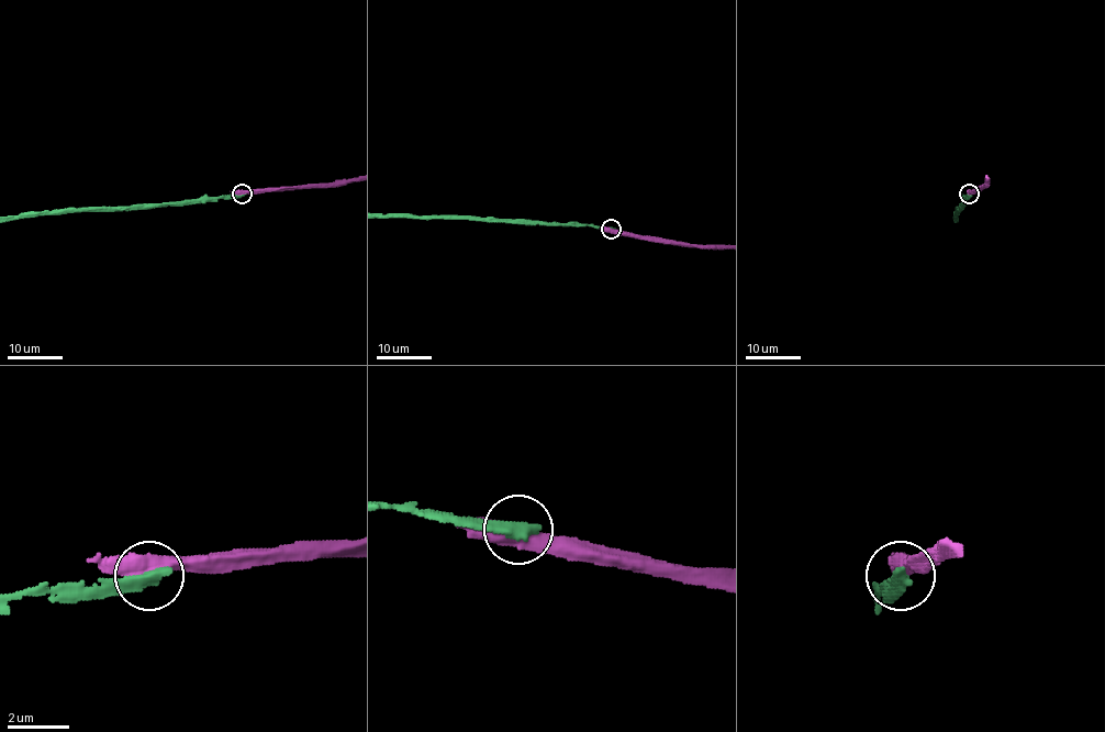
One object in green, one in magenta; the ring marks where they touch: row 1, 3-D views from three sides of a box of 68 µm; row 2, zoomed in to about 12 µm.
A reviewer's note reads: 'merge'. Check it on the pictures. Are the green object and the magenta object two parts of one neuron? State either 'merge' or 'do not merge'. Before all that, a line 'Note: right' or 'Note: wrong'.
Note: wrong
do not merge

